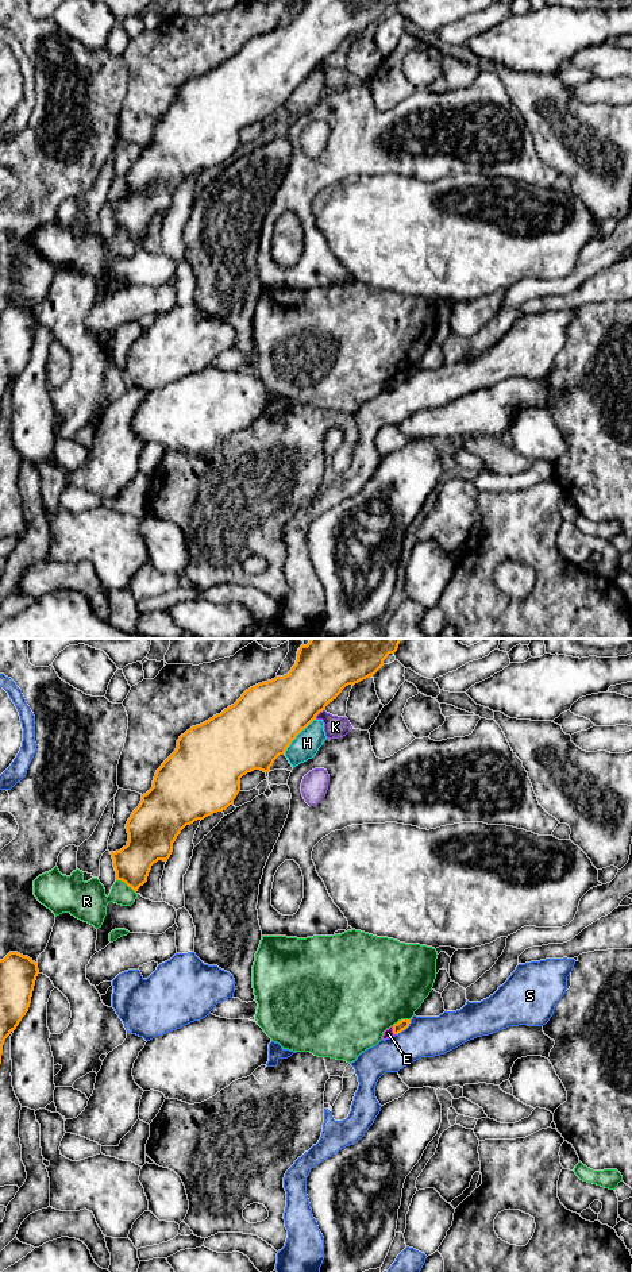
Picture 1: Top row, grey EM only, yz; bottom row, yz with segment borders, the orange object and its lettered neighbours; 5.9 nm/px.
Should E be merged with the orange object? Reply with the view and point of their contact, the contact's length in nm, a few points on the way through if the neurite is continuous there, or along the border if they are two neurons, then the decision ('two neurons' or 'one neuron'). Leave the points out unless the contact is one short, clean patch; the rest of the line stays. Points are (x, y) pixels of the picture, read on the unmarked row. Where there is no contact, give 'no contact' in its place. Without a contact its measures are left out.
yz (393, 382) | 60 nm | two neurons

